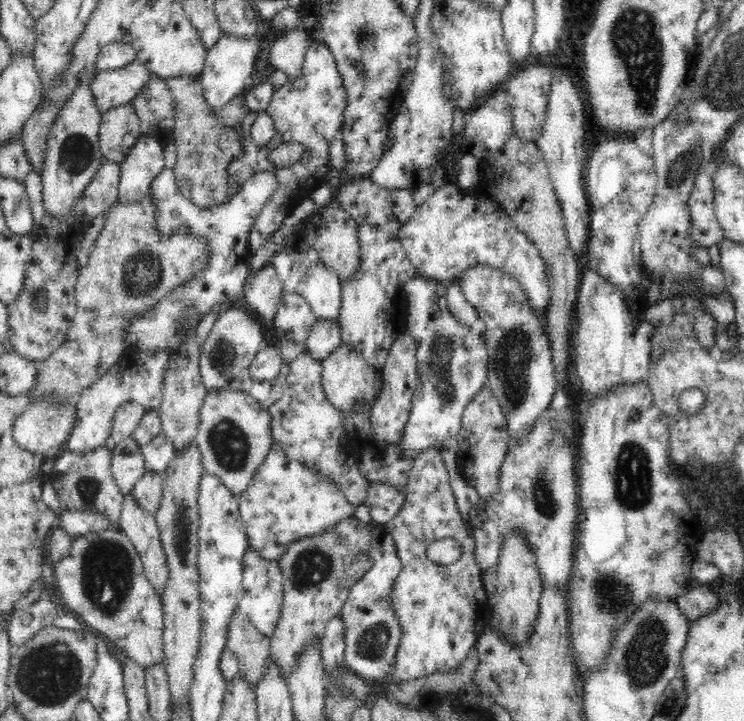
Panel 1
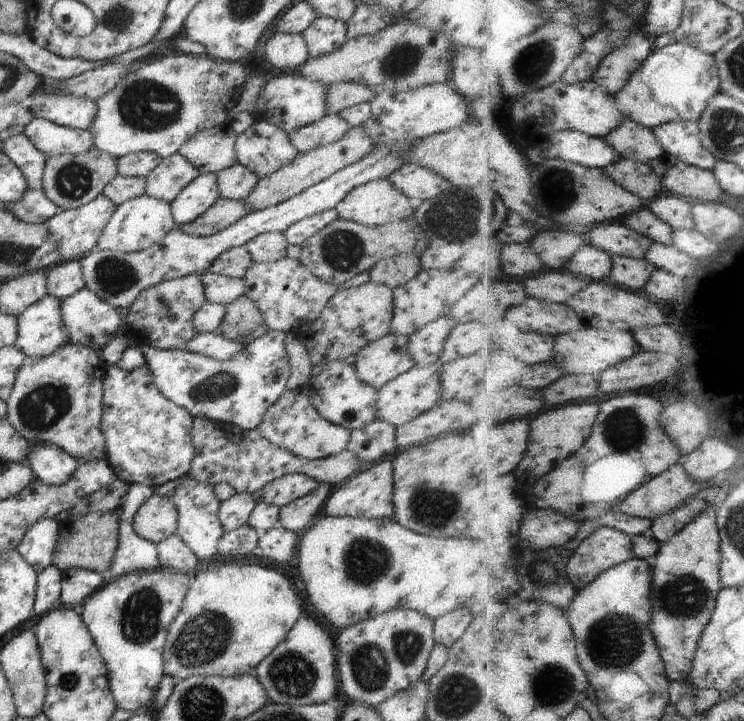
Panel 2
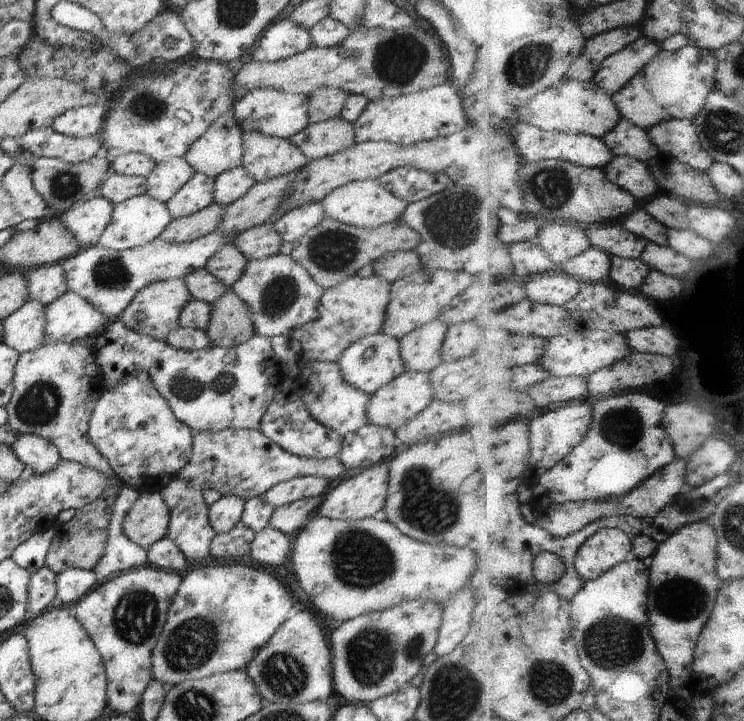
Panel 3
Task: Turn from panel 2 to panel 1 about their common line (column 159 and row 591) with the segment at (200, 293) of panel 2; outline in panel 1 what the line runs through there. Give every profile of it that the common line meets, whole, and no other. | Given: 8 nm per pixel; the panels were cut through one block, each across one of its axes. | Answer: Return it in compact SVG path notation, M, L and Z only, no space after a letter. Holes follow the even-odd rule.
M352 516L336 524L332 531L294 540L280 556L278 565L284 577L284 599L280 620L271 636L270 656L286 681L296 668L300 654L308 644L324 636L326 624L341 613L350 588L372 566L369 544L377 530L372 522L363 524Z

